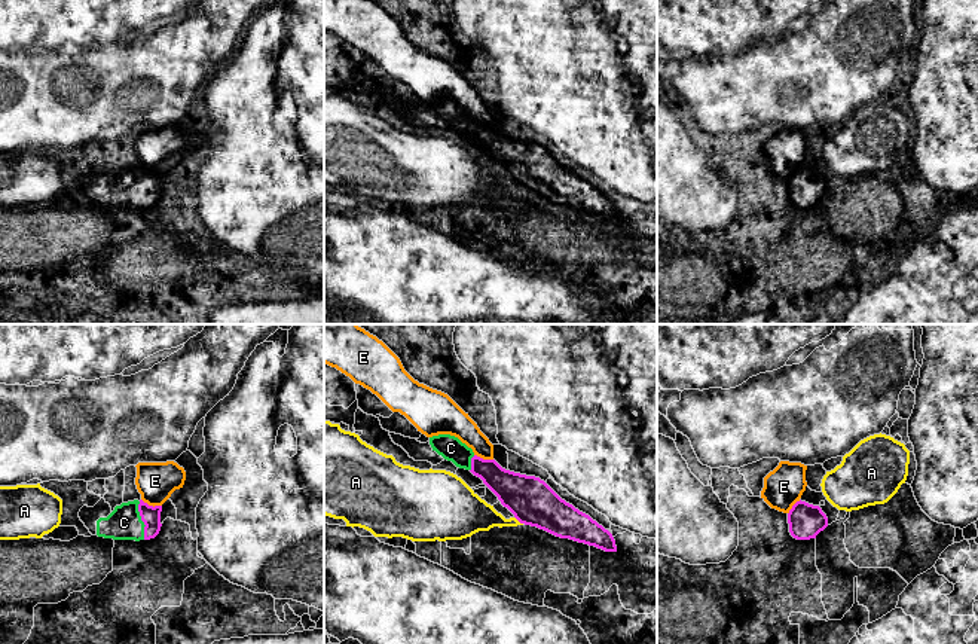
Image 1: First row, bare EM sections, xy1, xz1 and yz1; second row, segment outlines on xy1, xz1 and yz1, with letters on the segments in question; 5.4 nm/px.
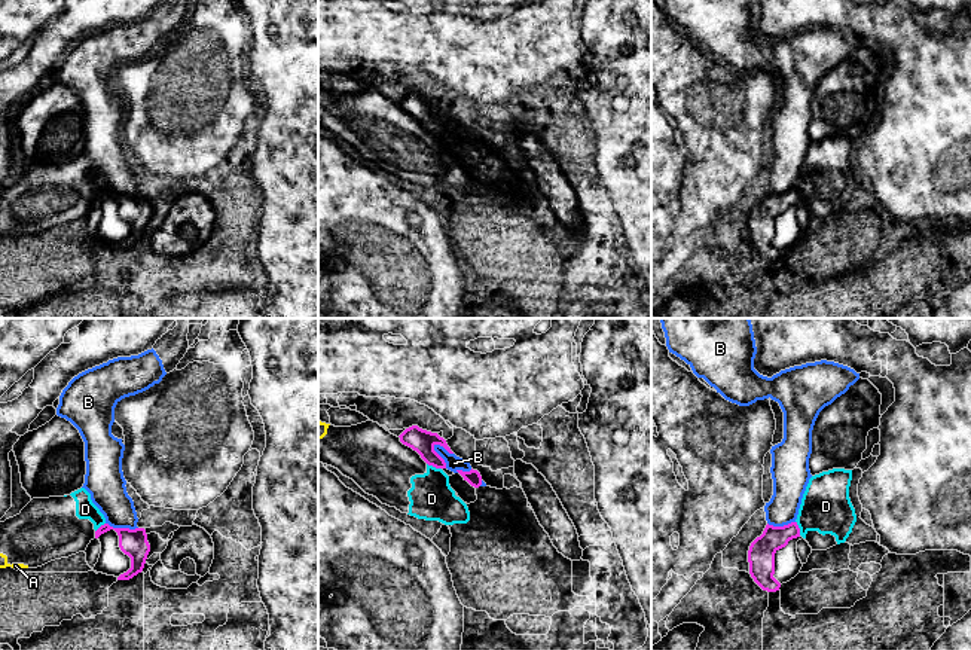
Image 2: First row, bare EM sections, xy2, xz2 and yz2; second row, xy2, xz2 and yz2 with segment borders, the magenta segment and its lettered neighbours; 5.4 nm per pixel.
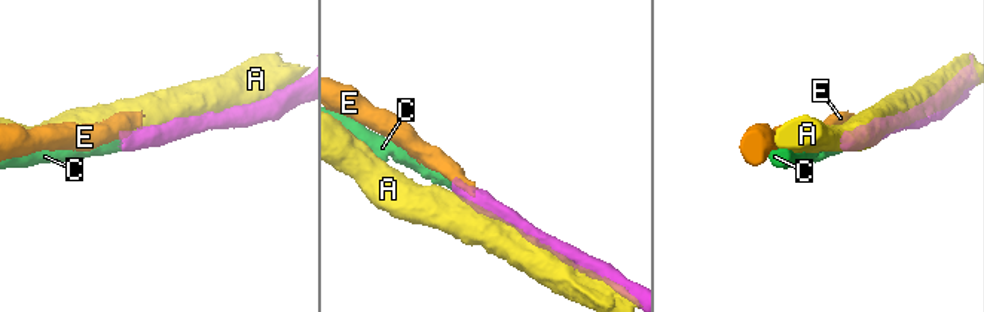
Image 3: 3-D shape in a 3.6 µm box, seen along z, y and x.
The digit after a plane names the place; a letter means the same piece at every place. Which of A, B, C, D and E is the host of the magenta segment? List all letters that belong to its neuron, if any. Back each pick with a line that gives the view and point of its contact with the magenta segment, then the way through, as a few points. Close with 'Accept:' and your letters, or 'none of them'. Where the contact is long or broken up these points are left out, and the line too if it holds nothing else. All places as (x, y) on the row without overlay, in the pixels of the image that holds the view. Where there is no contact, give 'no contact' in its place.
C: xy1 (141, 186) | across xy1 (150, 183), (141, 186), (124, 189)
Accept: C

